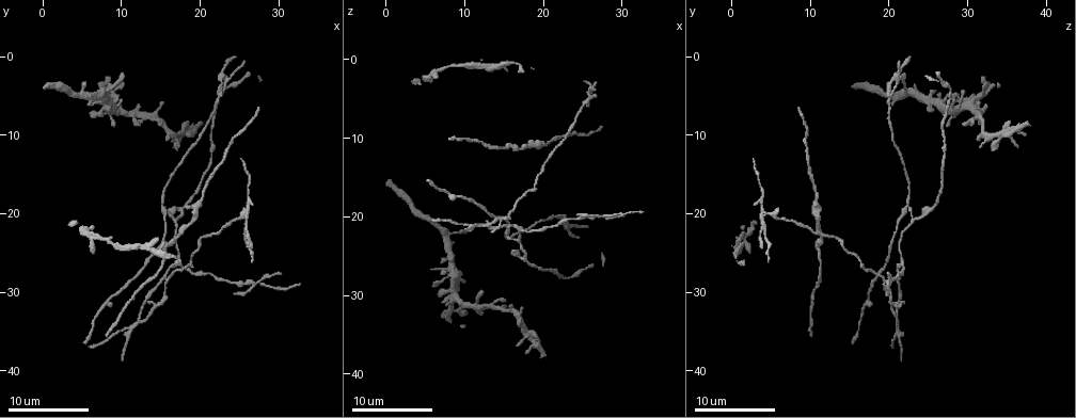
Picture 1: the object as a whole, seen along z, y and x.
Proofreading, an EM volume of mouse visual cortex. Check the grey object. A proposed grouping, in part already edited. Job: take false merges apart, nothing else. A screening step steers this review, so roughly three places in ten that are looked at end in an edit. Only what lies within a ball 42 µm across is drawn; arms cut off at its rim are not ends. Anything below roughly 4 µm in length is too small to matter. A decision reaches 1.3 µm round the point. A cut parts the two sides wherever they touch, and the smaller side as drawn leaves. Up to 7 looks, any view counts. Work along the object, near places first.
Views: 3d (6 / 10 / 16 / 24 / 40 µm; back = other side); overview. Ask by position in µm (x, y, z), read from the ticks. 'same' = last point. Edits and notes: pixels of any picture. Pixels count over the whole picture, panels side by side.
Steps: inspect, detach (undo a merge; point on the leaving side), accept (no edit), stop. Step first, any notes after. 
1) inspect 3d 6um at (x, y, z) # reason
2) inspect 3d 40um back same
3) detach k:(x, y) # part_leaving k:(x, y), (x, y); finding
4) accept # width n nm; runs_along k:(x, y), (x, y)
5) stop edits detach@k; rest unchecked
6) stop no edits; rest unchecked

inspect 3d 16um at (11.0, 34.5, 21.0) # small branch off a trunk

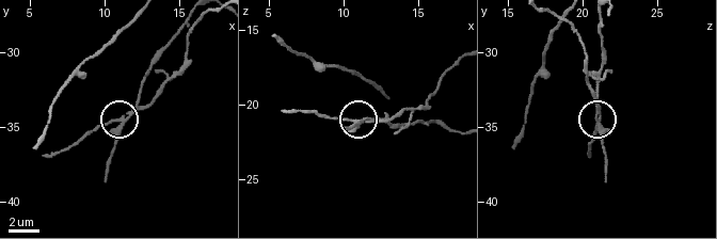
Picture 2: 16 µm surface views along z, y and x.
inspect 3d 6um at (11.0, 34.6, 21.0)

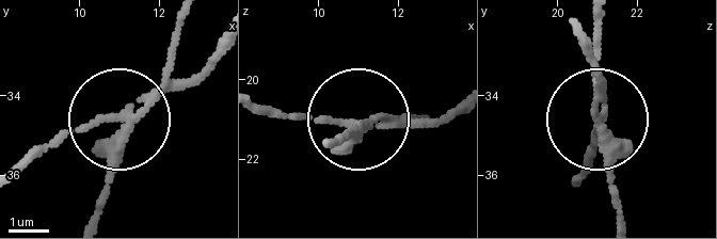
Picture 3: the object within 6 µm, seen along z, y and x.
detach 3:(96, 120) # arms 3; a second cell is stuck on

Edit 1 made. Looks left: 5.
inspect 3d 16um at (17.5, 26.0, 21.5)

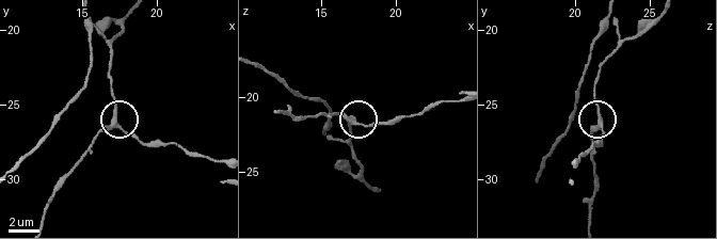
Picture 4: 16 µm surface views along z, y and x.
accept # runs_along 4:(308, 115), (344, 115), (366, 127), (380, 123); continuous, no second cell

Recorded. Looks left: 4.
inspect 3d 6um at (15.0, 19.5, 22.0)

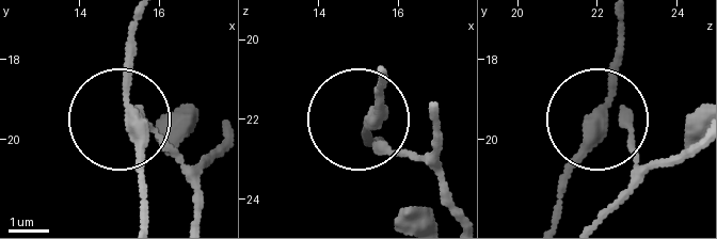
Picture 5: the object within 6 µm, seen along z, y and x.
accept # side_arm 25 um; runs_along 5:(196, 214), (193, 184), (169, 143), (128, 112), (128, 24); one cell here

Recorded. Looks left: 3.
stop edits detach@3; rest unchecked

